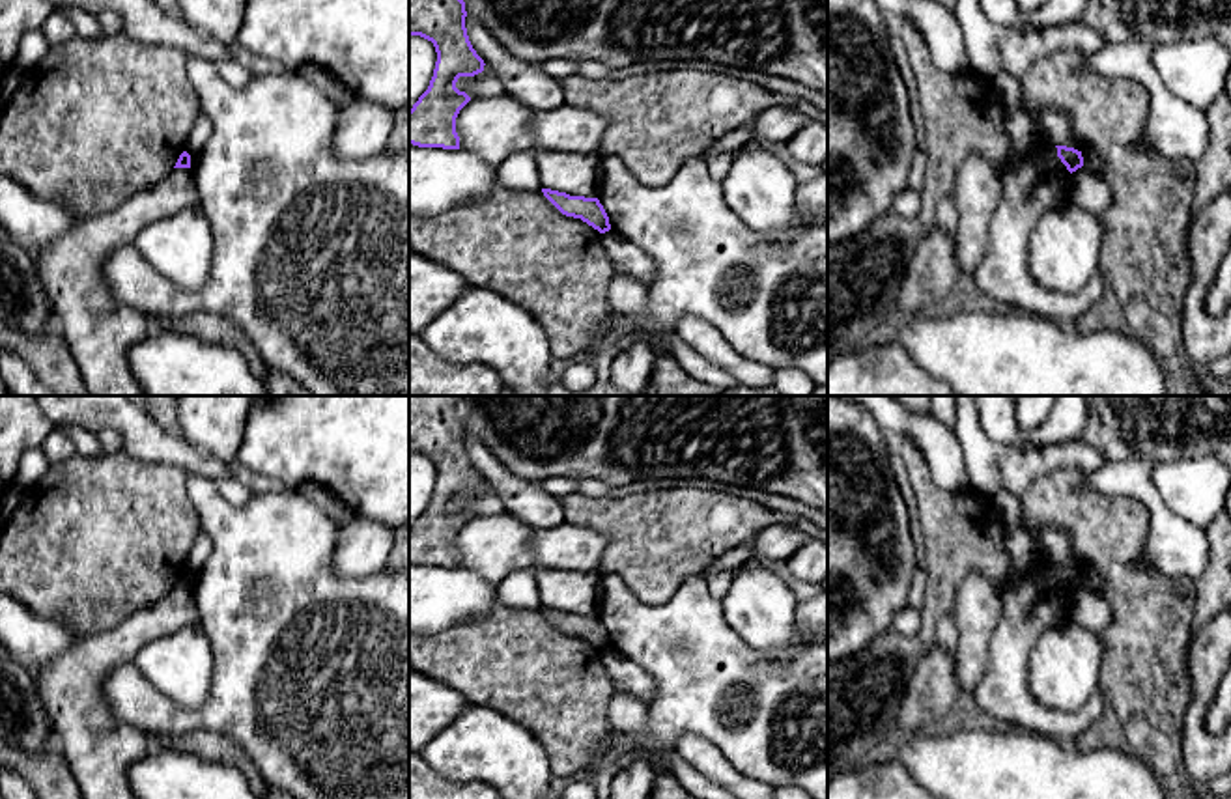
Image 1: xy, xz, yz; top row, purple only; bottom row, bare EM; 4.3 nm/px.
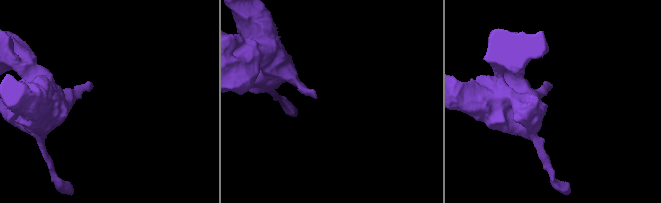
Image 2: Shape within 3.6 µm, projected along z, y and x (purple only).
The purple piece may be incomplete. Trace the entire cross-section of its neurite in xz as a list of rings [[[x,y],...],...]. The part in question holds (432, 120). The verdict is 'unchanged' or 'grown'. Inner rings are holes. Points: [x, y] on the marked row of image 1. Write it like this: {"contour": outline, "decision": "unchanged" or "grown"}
{"contour": [[[409,0],[409,37],[432,41],[437,52],[430,86],[409,110],[413,146],[460,149],[456,118],[471,97],[456,82],[486,65],[469,41],[465,17],[463,0]]], "decision": "unchanged"}

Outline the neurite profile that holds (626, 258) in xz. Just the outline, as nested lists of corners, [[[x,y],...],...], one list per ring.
[[[615,231],[601,233],[601,245],[613,263],[615,273],[628,274],[650,287],[654,280],[654,261],[637,245]]]

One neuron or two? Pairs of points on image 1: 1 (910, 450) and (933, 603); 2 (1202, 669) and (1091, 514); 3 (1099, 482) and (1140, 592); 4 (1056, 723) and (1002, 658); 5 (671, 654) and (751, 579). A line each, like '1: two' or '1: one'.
1: one
2: two
3: two
4: one
5: two

